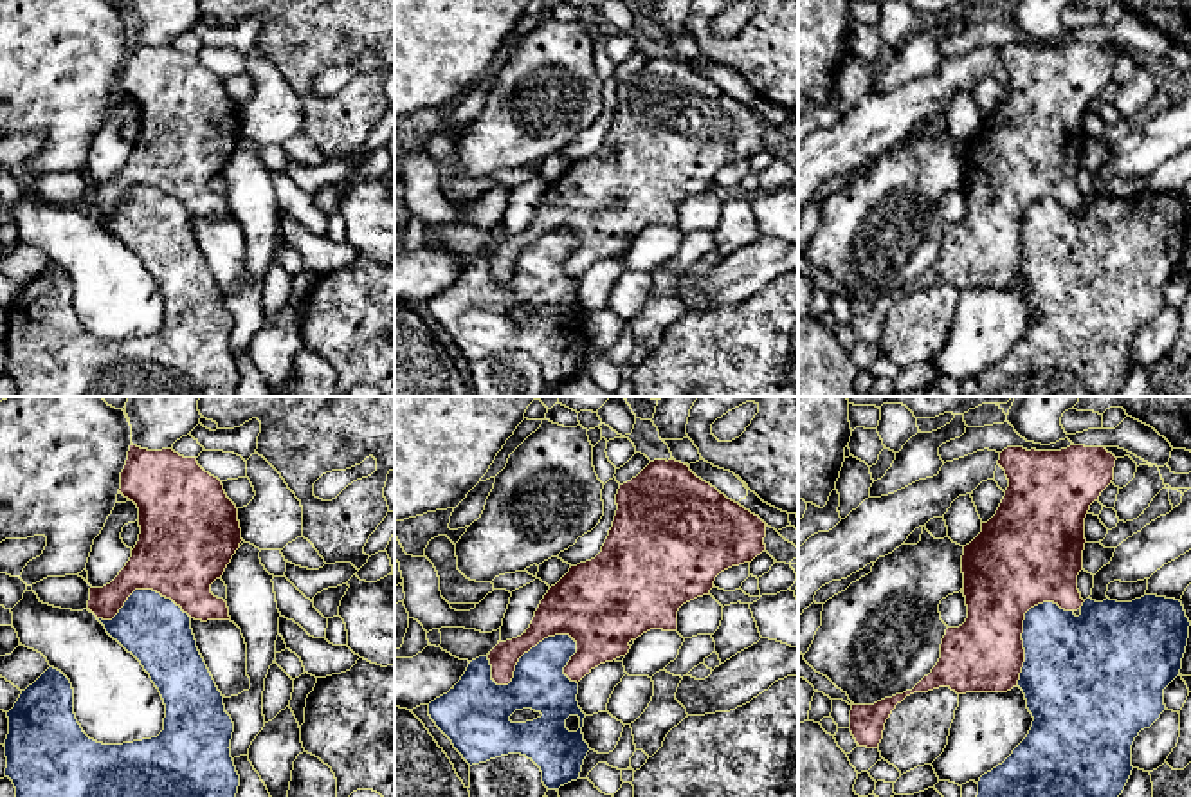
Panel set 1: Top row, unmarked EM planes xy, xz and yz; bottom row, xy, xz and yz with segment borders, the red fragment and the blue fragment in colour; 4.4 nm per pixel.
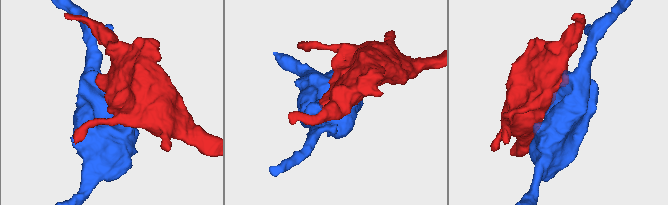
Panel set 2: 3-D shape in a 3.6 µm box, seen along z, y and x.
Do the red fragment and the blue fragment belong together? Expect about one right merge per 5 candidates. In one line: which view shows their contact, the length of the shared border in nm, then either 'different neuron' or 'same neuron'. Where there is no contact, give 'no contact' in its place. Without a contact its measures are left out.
xz | 420 nm | different neuron

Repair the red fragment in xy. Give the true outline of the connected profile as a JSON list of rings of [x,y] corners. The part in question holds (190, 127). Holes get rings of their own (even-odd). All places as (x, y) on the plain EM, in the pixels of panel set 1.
[[[132,40],[119,88],[139,105],[139,137],[110,180],[90,184],[88,206],[97,215],[112,216],[135,186],[153,186],[195,216],[231,216],[227,198],[211,189],[211,180],[223,171],[243,137],[238,105],[227,94],[222,78],[205,69],[196,54],[184,54],[173,45],[148,47]]]

